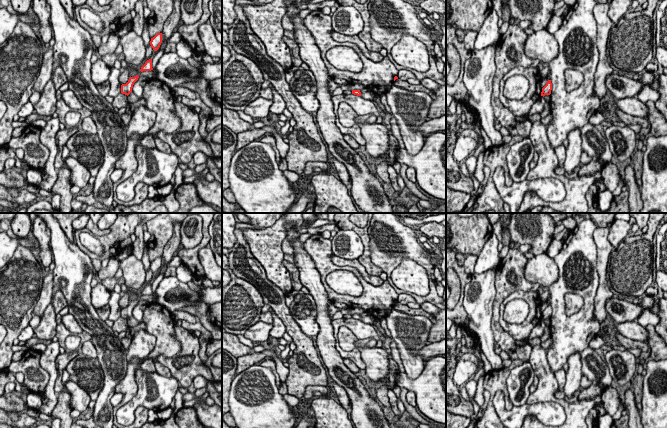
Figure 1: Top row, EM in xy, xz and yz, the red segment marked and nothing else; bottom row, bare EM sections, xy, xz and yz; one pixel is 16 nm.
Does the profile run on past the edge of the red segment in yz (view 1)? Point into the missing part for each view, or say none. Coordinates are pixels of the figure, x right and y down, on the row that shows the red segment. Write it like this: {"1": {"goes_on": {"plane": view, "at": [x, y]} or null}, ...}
{"1": {"goes_on": null}}

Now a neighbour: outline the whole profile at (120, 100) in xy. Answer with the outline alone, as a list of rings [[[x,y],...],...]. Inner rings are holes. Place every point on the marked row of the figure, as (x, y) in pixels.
[[[119,93],[117,96],[114,97],[114,100],[111,104],[113,107],[117,108],[127,107],[127,95]]]

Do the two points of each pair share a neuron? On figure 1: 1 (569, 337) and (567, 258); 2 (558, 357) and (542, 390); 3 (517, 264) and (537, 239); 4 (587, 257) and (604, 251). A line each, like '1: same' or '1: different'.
1: same
2: different
3: different
4: different

